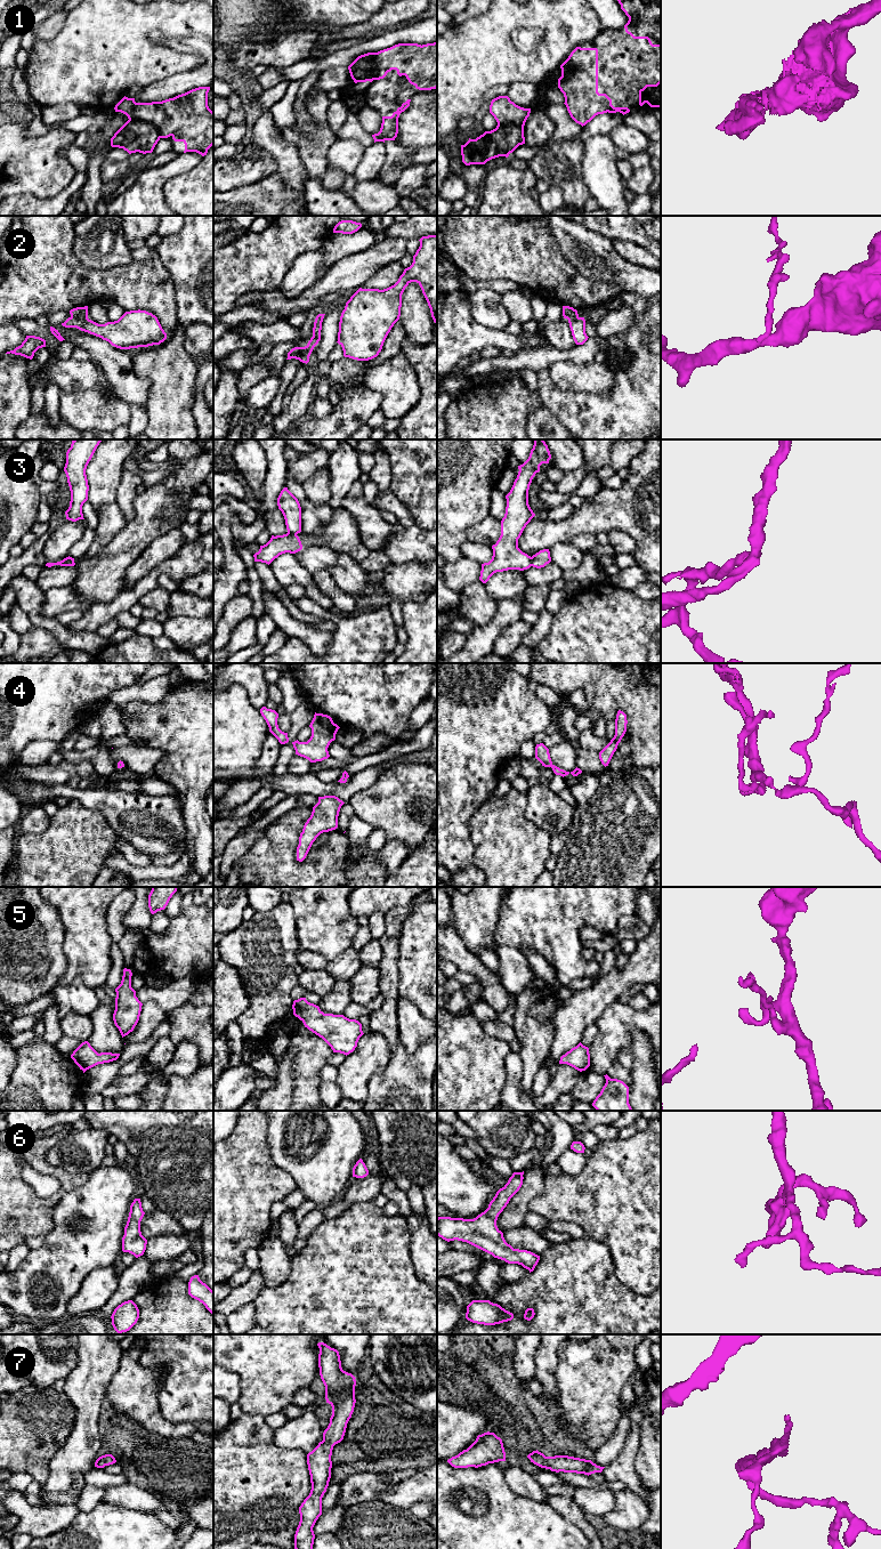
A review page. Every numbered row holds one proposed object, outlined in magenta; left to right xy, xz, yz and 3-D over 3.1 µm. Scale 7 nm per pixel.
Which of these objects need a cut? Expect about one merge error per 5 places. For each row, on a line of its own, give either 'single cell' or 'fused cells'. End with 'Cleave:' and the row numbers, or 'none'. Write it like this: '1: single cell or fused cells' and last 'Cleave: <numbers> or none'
1: fused cells
2: fused cells
3: fused cells
4: single cell
5: single cell
6: single cell
7: single cell
Cleave: 1, 2, 3

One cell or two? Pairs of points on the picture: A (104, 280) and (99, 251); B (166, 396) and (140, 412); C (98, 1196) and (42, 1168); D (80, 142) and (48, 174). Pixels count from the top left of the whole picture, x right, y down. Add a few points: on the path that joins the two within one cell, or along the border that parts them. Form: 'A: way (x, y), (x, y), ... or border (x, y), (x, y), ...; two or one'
A: border (78, 260), (97, 269), (129, 264); two
B: border (145, 409), (146, 427); two
C: border (89, 1175), (83, 1184), (67, 1192), (57, 1202); two
D: border (78, 134), (73, 144); two

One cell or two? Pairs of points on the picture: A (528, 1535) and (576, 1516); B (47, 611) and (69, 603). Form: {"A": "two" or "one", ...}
{"A": "two", "B": "one"}

